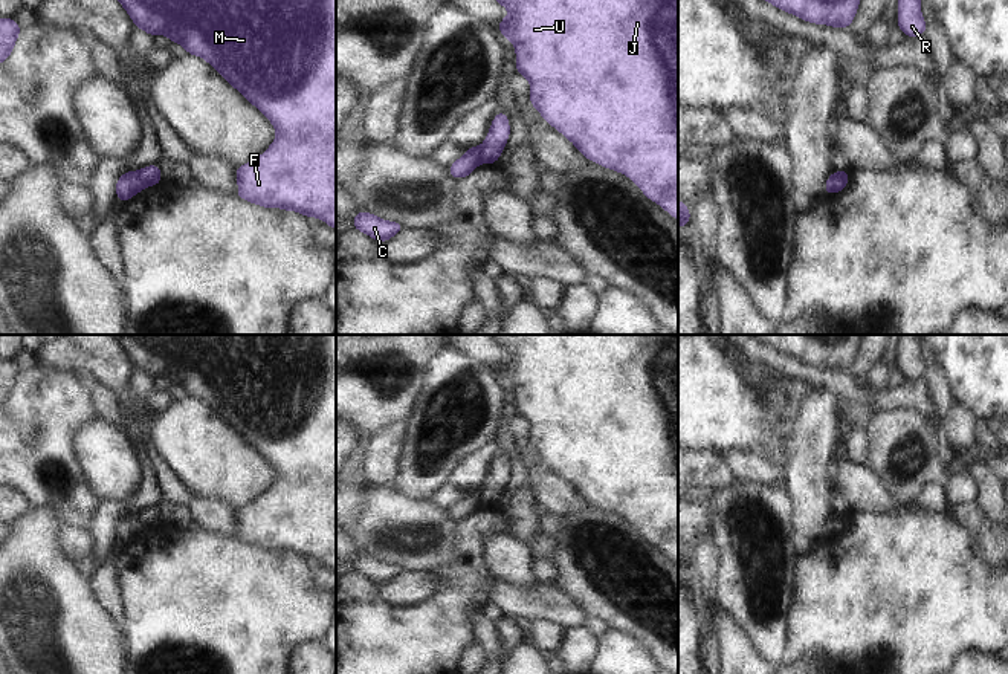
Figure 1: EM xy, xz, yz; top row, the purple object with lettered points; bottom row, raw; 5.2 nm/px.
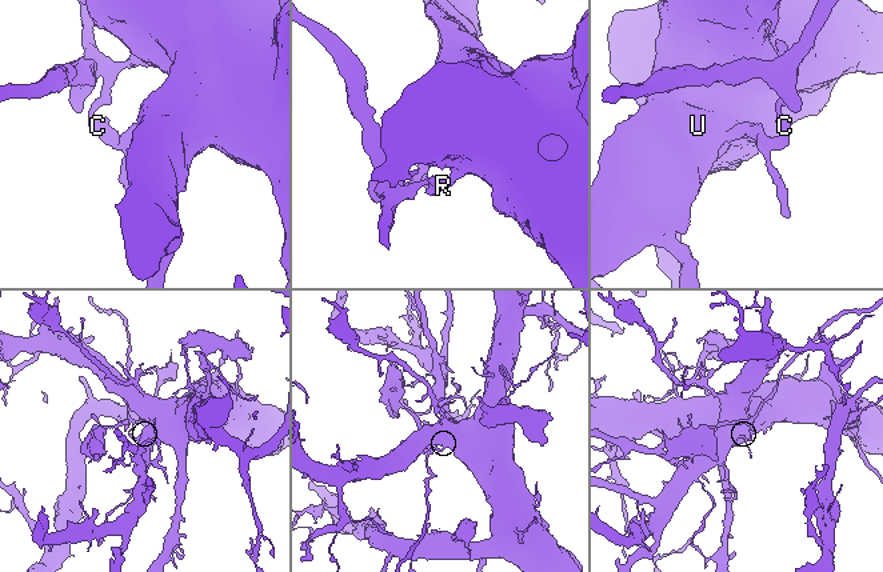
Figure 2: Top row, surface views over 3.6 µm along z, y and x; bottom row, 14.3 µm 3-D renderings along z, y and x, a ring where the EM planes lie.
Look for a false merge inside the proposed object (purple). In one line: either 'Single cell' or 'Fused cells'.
Fused cells.

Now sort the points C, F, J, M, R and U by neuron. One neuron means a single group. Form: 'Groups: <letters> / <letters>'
Groups: C / F J M R U.

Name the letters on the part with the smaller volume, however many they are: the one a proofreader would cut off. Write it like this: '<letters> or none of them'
C

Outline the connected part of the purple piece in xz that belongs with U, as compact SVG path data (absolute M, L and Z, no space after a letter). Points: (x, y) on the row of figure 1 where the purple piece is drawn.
M498 0L498 3L510 11L498 28L516 49L516 72L528 79L531 86L528 101L544 121L570 139L586 159L626 174L648 199L678 220L678 0Z

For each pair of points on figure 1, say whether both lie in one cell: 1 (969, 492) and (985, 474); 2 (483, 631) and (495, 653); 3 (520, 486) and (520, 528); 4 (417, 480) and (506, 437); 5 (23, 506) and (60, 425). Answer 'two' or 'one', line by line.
1: two
2: one
3: one
4: two
5: two

